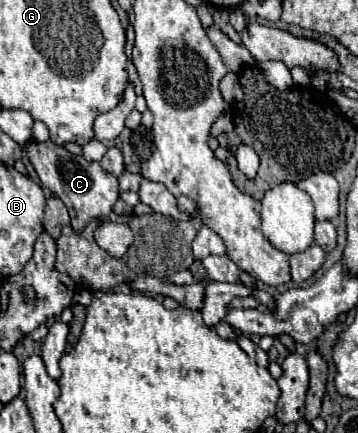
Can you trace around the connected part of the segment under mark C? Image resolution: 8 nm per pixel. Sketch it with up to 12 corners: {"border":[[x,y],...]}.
{"border":[[51,142],[25,146],[41,184],[85,226],[107,218],[117,178]]}

